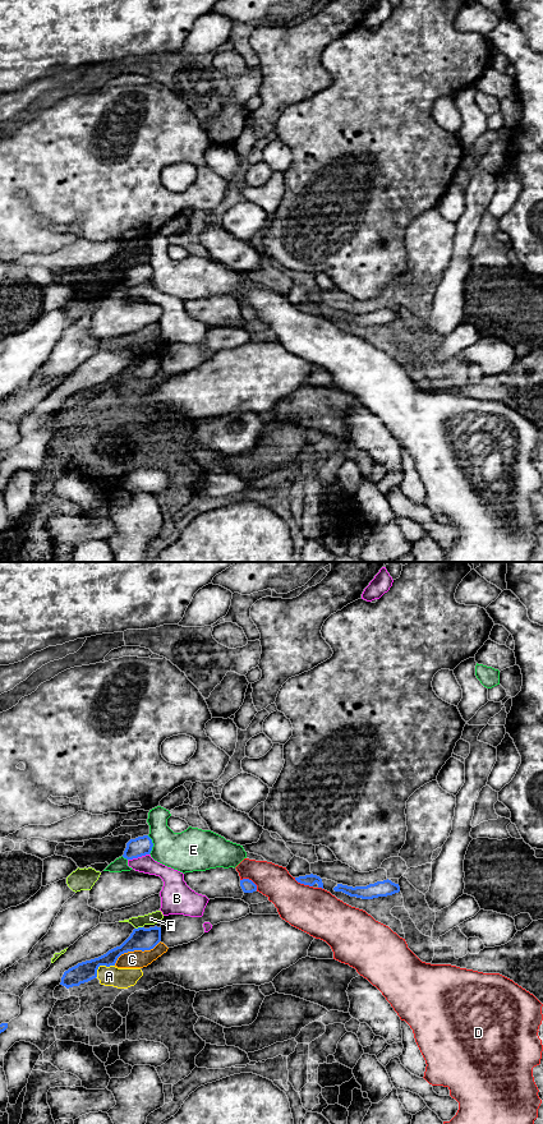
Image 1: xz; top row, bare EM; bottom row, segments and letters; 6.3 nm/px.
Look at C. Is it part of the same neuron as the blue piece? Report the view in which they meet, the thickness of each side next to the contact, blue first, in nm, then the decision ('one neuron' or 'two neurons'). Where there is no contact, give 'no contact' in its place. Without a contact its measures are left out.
xz | 140/110 nm | two neurons

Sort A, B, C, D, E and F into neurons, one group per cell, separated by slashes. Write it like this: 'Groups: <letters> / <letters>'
Groups: A C / B / D / E / F

